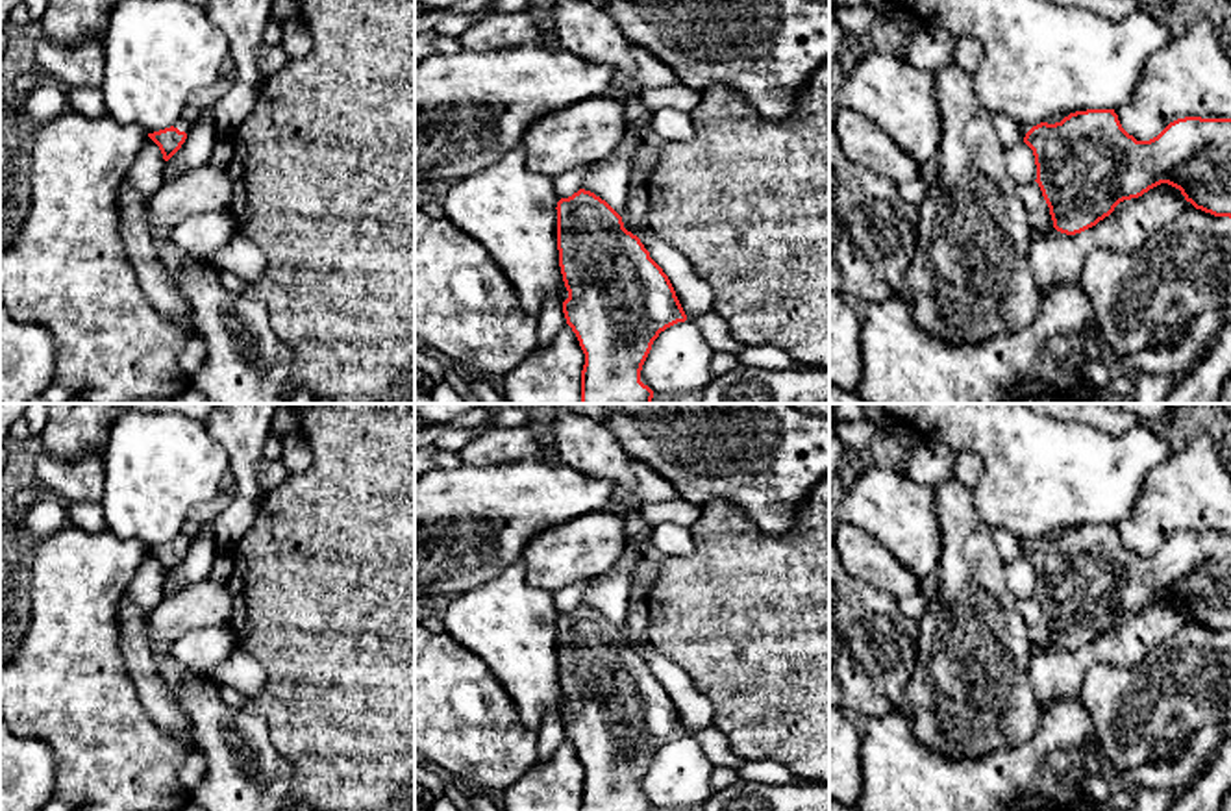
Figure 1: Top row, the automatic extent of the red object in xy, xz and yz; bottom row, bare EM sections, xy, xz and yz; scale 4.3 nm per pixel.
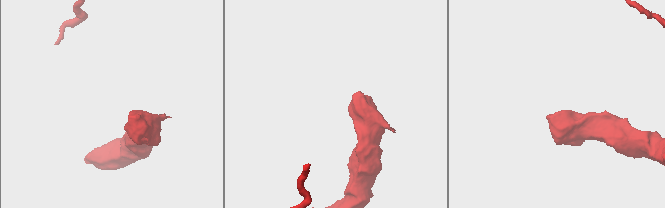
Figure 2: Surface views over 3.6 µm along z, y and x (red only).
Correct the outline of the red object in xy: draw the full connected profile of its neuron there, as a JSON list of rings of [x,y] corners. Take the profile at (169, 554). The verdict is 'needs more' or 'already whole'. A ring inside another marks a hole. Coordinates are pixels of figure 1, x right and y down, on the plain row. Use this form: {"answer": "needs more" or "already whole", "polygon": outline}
{"answer": "needs more", "polygon": [[[178,535],[174,541],[148,548],[148,552],[159,561],[163,574],[168,576],[185,557],[193,539]]]}

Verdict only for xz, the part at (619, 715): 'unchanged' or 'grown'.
unchanged

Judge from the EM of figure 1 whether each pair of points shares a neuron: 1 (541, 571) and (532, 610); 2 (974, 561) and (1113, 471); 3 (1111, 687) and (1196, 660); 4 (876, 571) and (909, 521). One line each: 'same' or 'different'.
1: different
2: different
3: same
4: different

